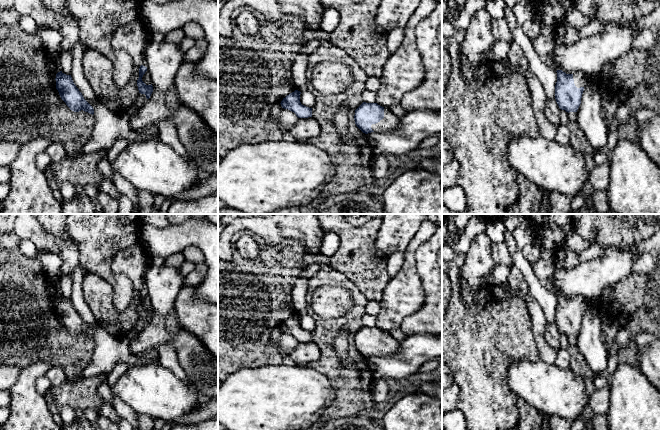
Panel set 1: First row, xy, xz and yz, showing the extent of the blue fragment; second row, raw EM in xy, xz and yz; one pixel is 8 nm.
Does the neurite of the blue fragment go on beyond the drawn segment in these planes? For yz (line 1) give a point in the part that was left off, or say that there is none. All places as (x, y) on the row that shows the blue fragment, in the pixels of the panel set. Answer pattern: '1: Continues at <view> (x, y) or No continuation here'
1: Continues at yz (580, 79)

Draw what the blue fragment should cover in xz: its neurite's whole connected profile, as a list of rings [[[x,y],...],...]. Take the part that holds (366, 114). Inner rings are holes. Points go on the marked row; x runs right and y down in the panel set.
[[[363,102],[355,110],[354,120],[356,126],[365,134],[395,131],[400,122],[400,118],[395,116],[390,108],[384,108],[377,103],[366,102]]]

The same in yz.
[[[557,70],[557,82],[555,85],[555,99],[561,110],[566,112],[577,112],[584,91],[588,82],[587,76],[578,71],[573,74],[566,74]]]

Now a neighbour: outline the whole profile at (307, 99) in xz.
[[[306,90],[300,94],[300,102],[306,107],[313,108],[316,101],[315,97],[308,90]]]

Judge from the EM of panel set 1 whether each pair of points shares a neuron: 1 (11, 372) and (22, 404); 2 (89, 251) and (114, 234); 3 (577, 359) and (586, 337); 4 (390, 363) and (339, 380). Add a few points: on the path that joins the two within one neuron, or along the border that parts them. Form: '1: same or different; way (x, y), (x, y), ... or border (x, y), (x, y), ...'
1: different; border (22, 369), (17, 381), (10, 388)
2: same; way (95, 245), (108, 234)
3: different; border (575, 345), (593, 372)
4: different; border (365, 358), (374, 378)

